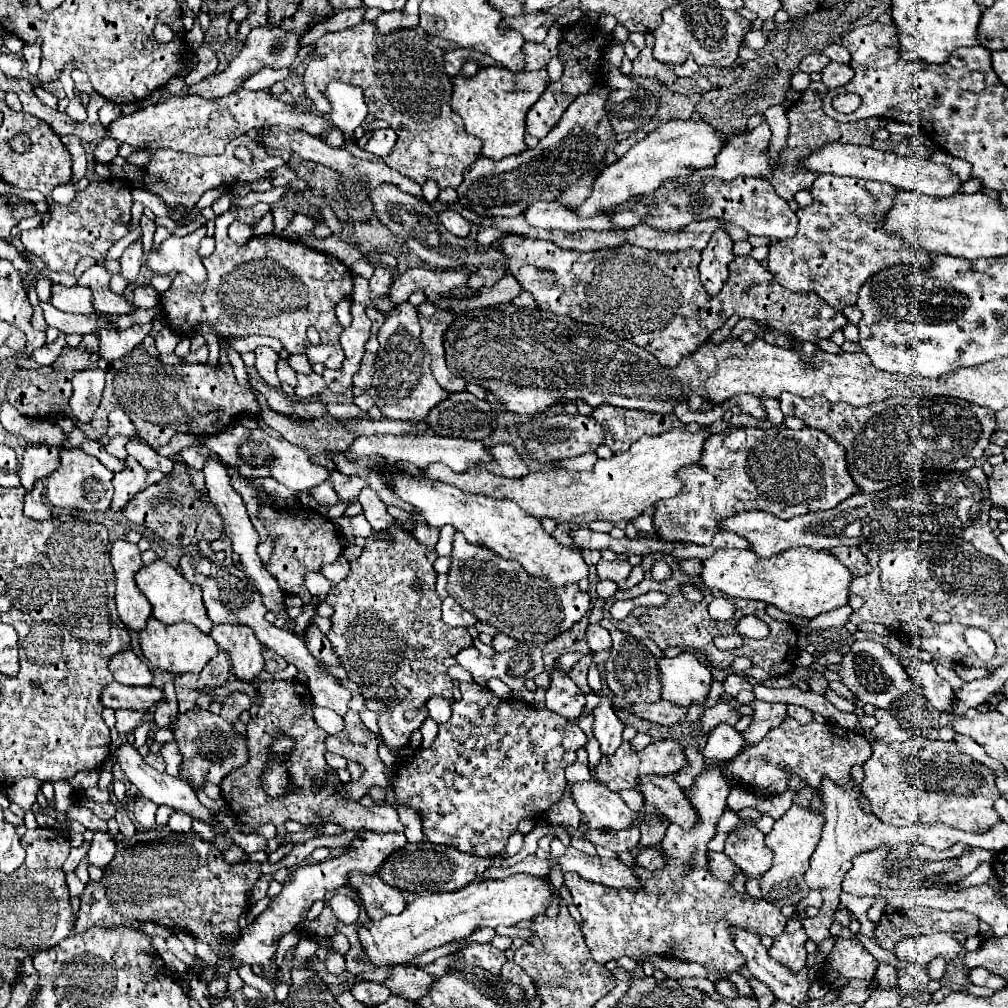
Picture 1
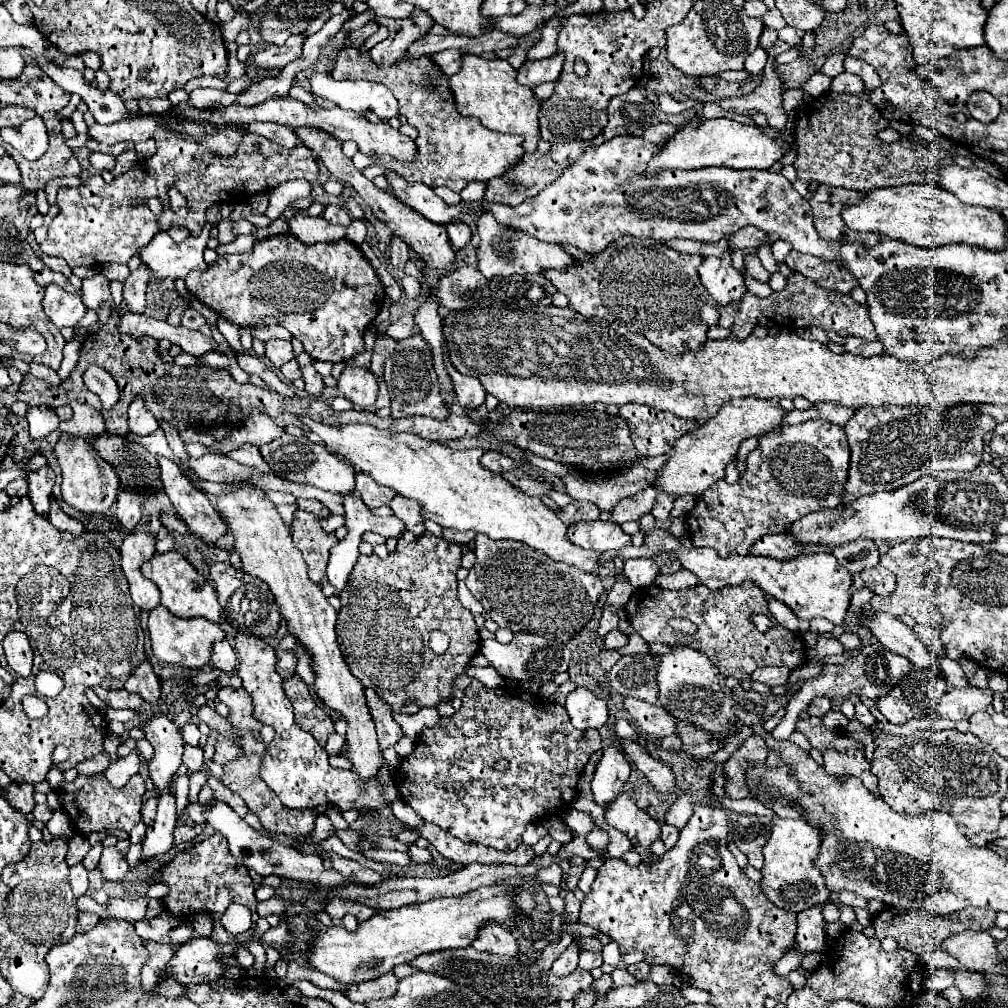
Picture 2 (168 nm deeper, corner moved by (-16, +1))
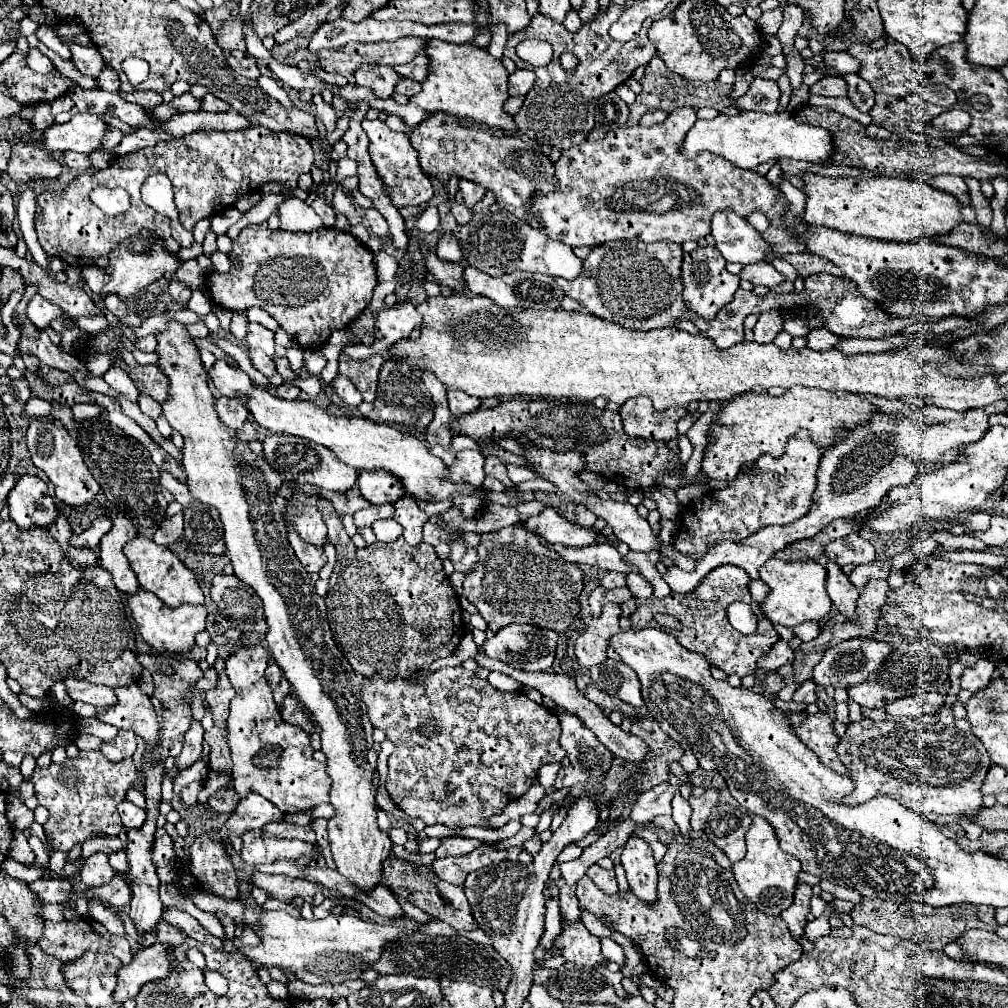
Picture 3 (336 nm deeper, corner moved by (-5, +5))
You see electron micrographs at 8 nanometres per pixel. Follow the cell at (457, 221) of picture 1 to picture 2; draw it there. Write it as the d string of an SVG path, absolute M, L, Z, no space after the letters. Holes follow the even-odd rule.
M452 221L446 225L446 231L448 231L448 237L450 237L450 243L460 249L460 247L466 247L472 239L472 227L468 223L462 223L462 221Z

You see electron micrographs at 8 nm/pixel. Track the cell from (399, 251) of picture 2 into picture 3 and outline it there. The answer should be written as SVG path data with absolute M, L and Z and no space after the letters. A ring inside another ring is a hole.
M367 209L365 211L365 219L369 223L369 229L379 235L379 237L387 237L389 235L389 227L385 225L385 217L381 217L381 213L377 213L377 209Z

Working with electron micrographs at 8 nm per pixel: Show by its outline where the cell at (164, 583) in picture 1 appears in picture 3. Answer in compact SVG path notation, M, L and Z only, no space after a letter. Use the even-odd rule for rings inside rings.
M137 535L135 539L131 539L125 547L123 547L123 553L127 555L129 563L131 563L131 569L135 571L137 575L137 581L139 585L145 589L145 591L151 591L155 593L165 605L169 607L179 607L183 603L189 603L189 605L201 605L203 603L203 591L193 575L193 571L189 571L167 547L163 545L157 545L153 539L149 537L143 537L143 535Z

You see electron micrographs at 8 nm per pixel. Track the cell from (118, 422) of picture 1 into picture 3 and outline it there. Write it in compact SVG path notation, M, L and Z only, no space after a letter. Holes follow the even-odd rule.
M119 365L109 367L109 371L103 375L103 379L105 379L105 383L107 383L109 387L117 389L117 391L123 393L129 401L137 403L137 395L139 395L139 391L137 391L137 387L133 385L133 381L129 379L129 375L127 375Z

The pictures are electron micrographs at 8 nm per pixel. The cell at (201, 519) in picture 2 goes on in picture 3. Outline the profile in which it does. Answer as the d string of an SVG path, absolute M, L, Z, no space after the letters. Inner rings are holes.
M163 471L161 473L161 485L179 501L185 509L185 537L193 547L201 553L209 555L225 555L225 539L223 539L223 529L221 529L221 519L217 509L203 505L191 497L187 485L179 483L171 473Z

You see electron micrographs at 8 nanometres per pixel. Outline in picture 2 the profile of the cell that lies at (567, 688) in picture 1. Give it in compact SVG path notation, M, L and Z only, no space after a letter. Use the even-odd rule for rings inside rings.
M576 687L568 697L566 697L566 711L570 715L570 723L580 729L600 729L608 721L608 709L606 701L596 697L592 691L586 687Z

